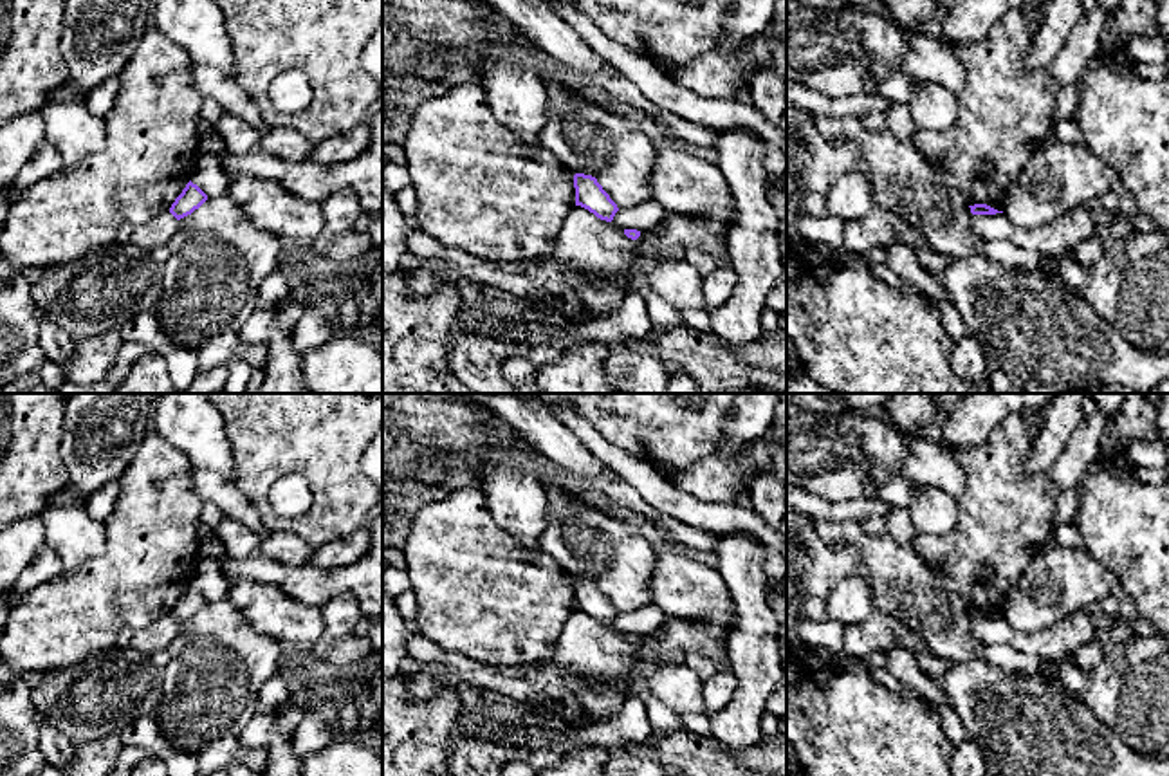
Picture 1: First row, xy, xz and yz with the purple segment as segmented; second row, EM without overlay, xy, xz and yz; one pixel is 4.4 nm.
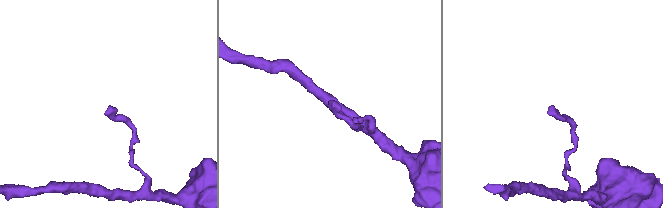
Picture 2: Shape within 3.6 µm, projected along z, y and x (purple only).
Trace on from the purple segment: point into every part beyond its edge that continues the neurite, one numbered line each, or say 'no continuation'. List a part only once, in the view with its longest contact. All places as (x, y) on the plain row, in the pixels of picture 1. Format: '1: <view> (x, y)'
no continuation

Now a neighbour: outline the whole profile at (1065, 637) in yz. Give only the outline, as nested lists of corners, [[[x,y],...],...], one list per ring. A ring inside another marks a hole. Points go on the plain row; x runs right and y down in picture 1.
[[[1084,610],[1039,632],[1019,632],[1005,617],[974,619],[972,637],[985,646],[1007,644],[1017,651],[1034,653],[1043,661],[1057,661],[1100,639]]]

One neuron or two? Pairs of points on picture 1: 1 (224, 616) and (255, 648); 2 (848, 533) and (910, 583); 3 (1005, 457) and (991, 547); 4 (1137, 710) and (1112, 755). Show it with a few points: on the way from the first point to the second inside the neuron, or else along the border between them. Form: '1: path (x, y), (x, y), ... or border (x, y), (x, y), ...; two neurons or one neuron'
1: path (228, 625), (246, 643); one neuron
2: path (863, 542), (895, 572); one neuron
3: path (996, 479), (996, 526); one neuron
4: border (1094, 715), (1133, 749), (1150, 757); two neurons

